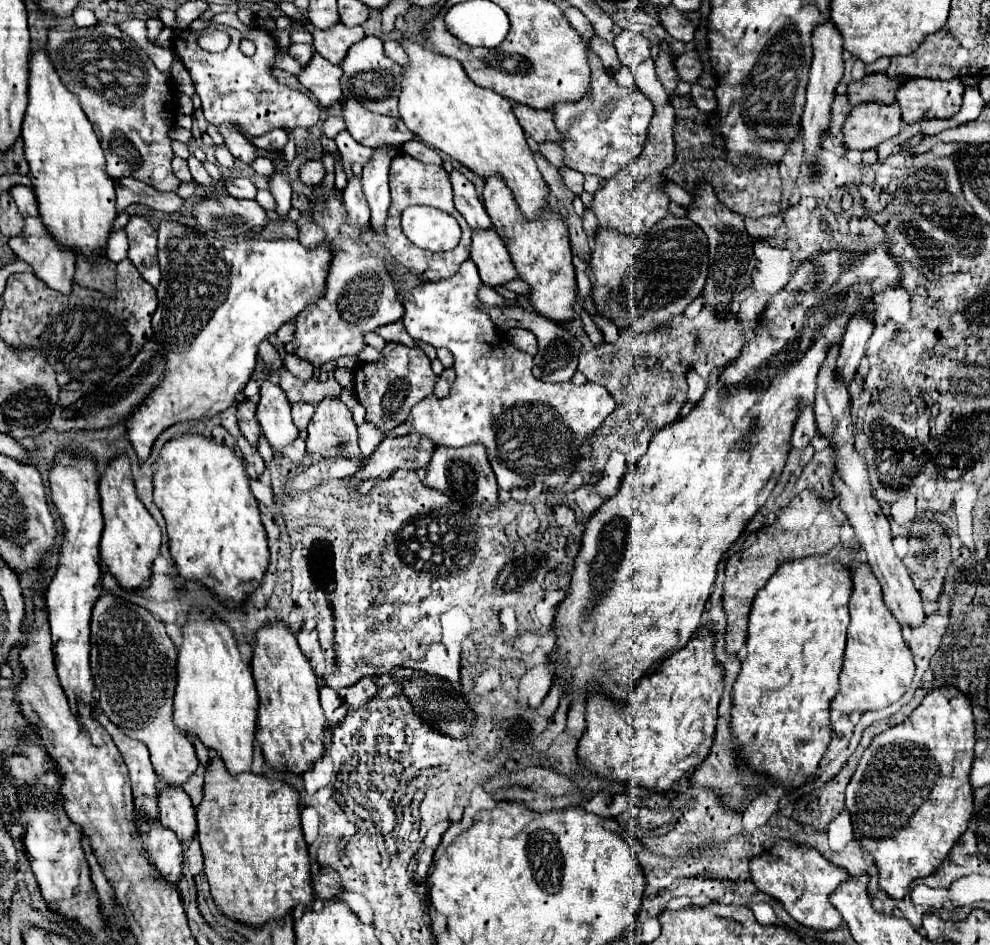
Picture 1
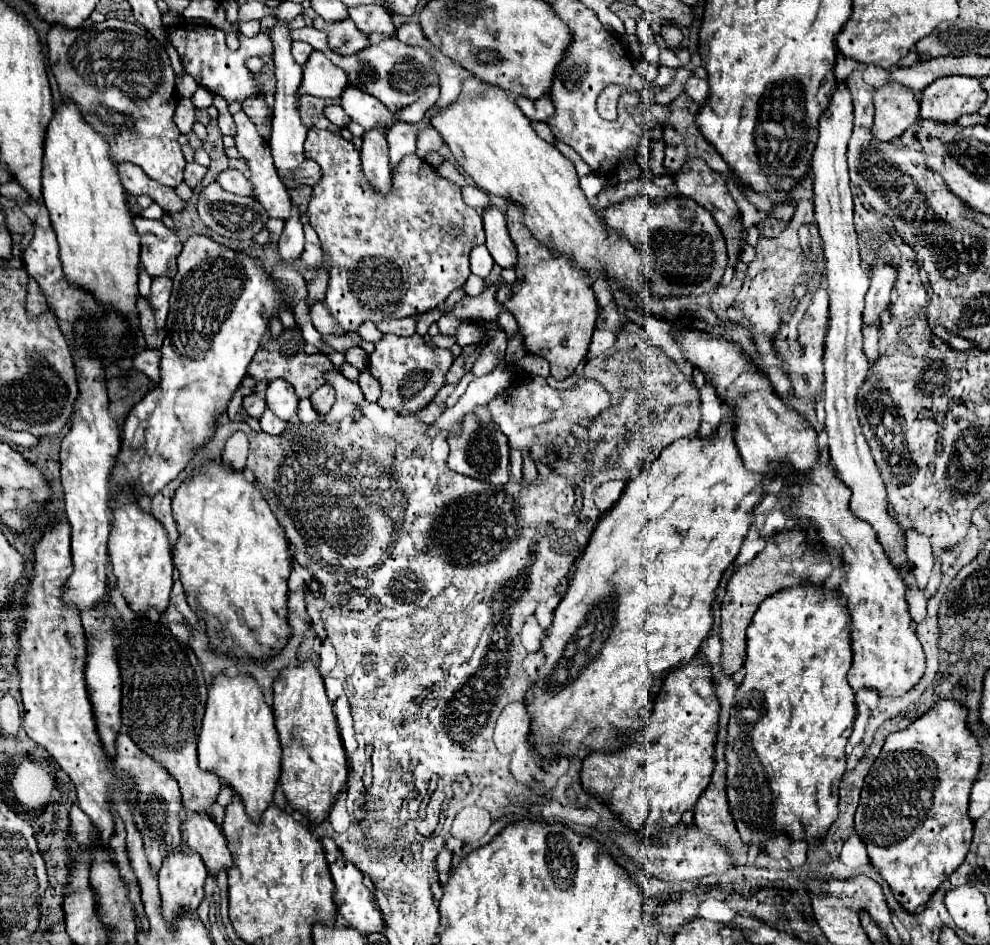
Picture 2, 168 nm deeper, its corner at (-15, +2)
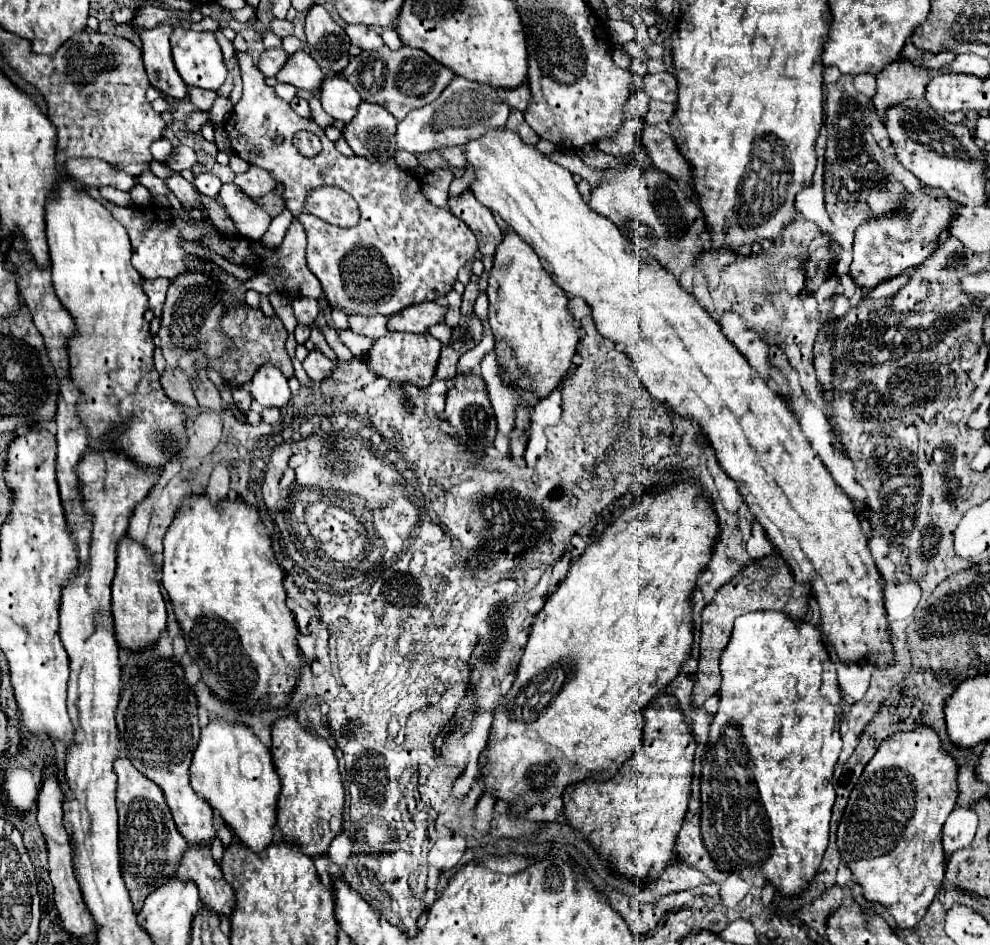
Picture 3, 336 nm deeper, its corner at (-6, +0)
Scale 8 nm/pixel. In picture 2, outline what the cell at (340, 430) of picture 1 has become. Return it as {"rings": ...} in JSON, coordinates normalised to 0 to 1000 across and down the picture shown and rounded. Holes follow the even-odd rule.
{"rings":[[[337,389],[333,394],[327,394],[327,400],[339,413],[339,428],[327,440],[327,444],[329,444],[329,449],[341,449],[347,440],[358,438],[358,434],[366,428],[368,419],[366,419],[366,413],[364,413],[362,404],[352,402],[341,389]]]}

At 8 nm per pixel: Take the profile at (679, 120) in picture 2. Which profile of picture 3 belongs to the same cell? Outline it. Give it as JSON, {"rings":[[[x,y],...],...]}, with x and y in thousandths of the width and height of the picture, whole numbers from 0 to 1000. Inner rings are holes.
{"rings":[[[658,106],[658,119],[654,119],[654,123],[652,123],[652,131],[664,133],[664,135],[676,140],[676,125],[680,123],[680,119],[682,119],[682,112]]]}

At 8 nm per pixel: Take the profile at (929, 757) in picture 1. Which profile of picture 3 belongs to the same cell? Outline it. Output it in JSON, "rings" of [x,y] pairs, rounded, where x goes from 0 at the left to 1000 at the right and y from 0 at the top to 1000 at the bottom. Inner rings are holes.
{"rings":[[[926,768],[920,775],[904,775],[890,785],[884,800],[876,806],[868,828],[864,830],[854,861],[845,878],[845,895],[849,910],[860,919],[872,940],[872,948],[892,957],[906,974],[908,982],[922,982],[936,965],[940,952],[951,940],[957,906],[948,889],[948,880],[967,851],[967,806],[953,792],[944,770]]]}

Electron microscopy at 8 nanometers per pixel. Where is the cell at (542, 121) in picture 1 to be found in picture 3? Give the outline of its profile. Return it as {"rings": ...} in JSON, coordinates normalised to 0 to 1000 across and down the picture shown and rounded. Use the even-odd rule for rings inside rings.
{"rings":[[[528,87],[524,93],[520,95],[504,95],[504,104],[514,112],[514,114],[520,114],[520,116],[526,116],[530,119],[534,108],[536,108],[536,95],[534,95],[534,89]]]}

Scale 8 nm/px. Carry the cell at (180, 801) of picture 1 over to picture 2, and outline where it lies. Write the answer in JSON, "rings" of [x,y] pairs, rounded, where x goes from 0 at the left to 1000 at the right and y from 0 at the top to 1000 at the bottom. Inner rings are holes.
{"rings":[[[192,861],[184,872],[184,895],[198,899],[212,925],[220,925],[234,916],[234,904],[228,895],[226,883],[208,861]]]}

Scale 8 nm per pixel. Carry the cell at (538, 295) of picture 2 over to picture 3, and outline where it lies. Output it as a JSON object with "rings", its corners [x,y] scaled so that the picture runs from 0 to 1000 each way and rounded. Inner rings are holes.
{"rings":[[[512,243],[502,260],[492,313],[508,404],[522,404],[528,413],[538,413],[544,421],[551,421],[573,396],[583,372],[585,353],[575,330],[573,311],[553,292],[542,269],[520,243]]]}

